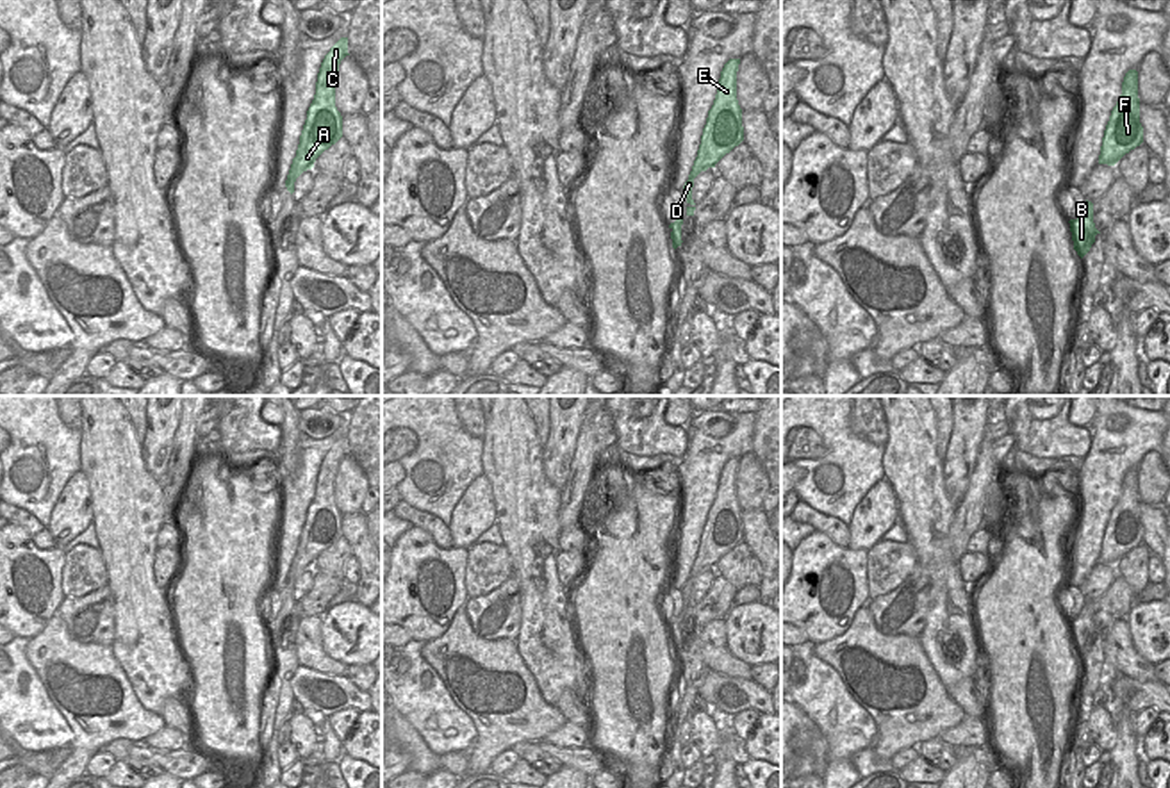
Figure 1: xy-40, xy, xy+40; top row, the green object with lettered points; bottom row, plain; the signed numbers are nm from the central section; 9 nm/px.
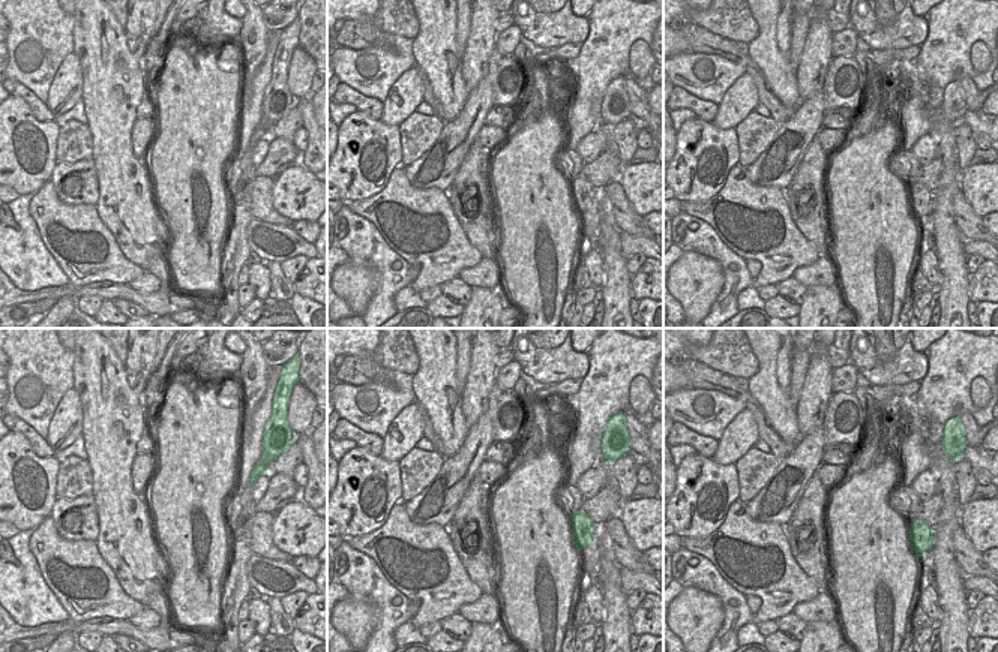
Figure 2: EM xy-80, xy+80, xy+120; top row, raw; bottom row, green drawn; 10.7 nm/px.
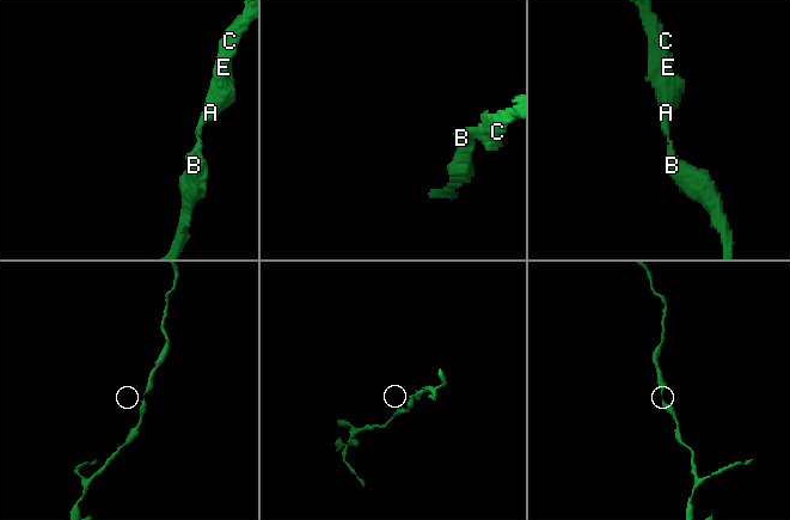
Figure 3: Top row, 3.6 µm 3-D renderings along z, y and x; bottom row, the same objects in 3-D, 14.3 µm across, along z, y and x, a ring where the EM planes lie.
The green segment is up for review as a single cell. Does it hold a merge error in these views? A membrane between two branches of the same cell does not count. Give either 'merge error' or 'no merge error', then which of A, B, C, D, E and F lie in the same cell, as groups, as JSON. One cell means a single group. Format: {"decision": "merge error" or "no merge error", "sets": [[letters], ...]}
{"decision": "no merge error", "sets": [["A", "B", "C", "D", "E", "F"]]}

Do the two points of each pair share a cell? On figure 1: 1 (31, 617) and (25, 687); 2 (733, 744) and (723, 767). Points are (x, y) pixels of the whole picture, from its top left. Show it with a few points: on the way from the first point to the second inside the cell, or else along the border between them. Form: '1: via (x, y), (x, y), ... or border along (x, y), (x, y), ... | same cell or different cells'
1: border along (18, 635), (29, 639) | different cells
2: via (730, 749), (725, 762) | same cell

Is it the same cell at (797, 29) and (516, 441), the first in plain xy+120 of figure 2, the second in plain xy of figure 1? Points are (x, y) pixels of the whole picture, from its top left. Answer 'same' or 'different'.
different

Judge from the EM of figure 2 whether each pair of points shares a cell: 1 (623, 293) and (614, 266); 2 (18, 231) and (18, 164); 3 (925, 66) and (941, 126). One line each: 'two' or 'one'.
1: one
2: two
3: two

